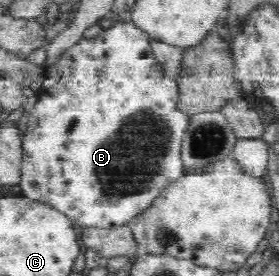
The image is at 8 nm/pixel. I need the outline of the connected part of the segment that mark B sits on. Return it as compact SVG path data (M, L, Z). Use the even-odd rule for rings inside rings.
M117 21L111 28L102 30L95 38L83 38L77 44L69 47L49 68L42 82L39 98L32 113L28 116L28 127L22 136L22 151L24 159L21 167L22 195L52 204L64 212L77 226L111 228L127 225L130 219L135 219L161 194L165 186L181 178L187 170L181 158L181 142L190 123L190 116L178 109L178 82L163 75L163 68L157 62L152 51L151 36L139 29L132 21Z

